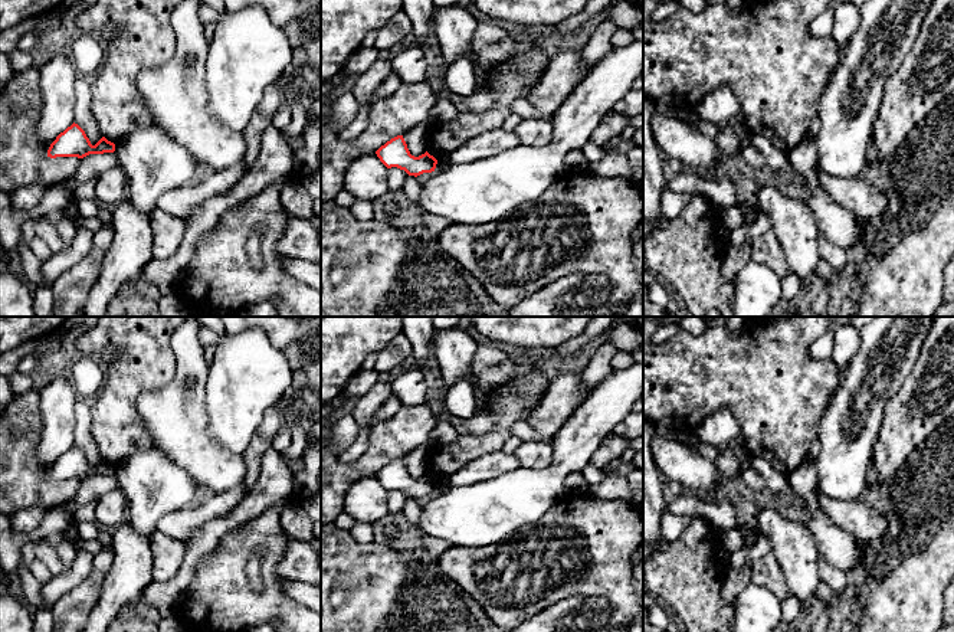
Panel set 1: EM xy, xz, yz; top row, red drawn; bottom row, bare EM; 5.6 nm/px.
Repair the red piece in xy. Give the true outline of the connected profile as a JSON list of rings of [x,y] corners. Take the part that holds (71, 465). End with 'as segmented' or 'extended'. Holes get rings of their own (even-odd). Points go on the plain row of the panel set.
[[[72,446],[56,462],[47,472],[47,479],[78,479],[83,481],[89,477],[114,475],[115,466],[102,459],[95,468],[91,466],[85,453],[78,448]]] | as segmented

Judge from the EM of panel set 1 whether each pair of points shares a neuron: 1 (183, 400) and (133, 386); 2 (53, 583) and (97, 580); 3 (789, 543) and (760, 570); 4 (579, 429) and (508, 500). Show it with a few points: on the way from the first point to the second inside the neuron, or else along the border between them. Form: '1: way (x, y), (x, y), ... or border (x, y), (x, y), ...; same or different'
1: border (174, 367), (169, 383), (138, 398), (143, 425); different
2: border (72, 586), (53, 605), (53, 615); different
3: border (771, 552), (789, 586); different
4: way (573, 451), (535, 491), (530, 493); same

